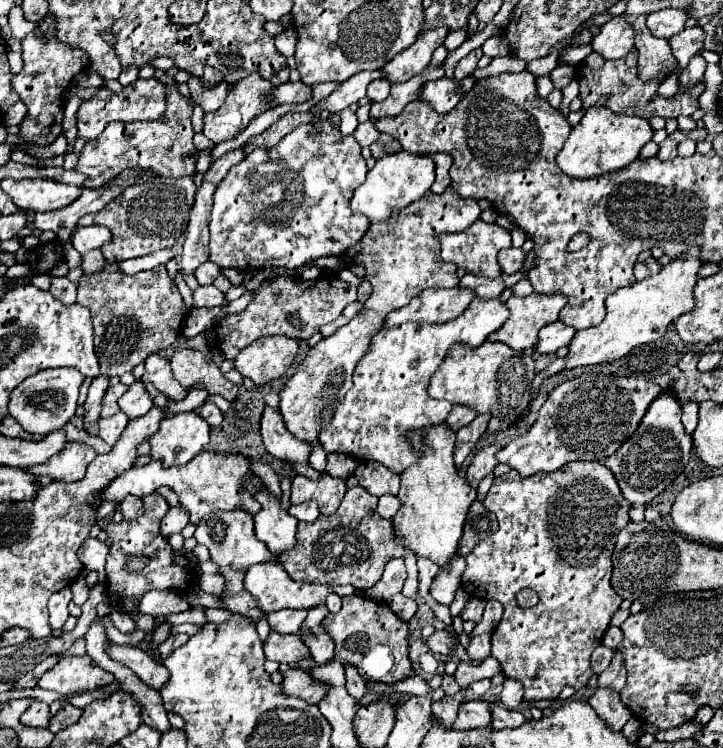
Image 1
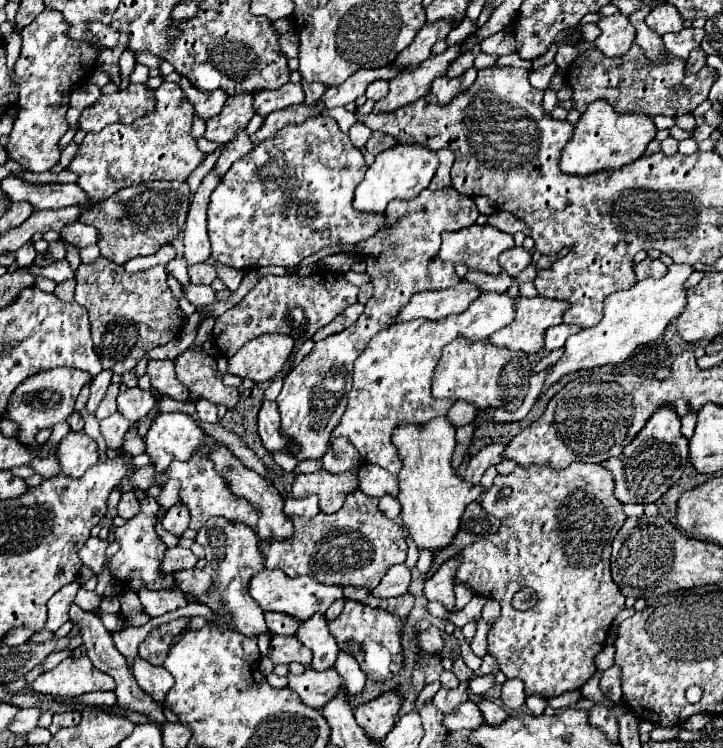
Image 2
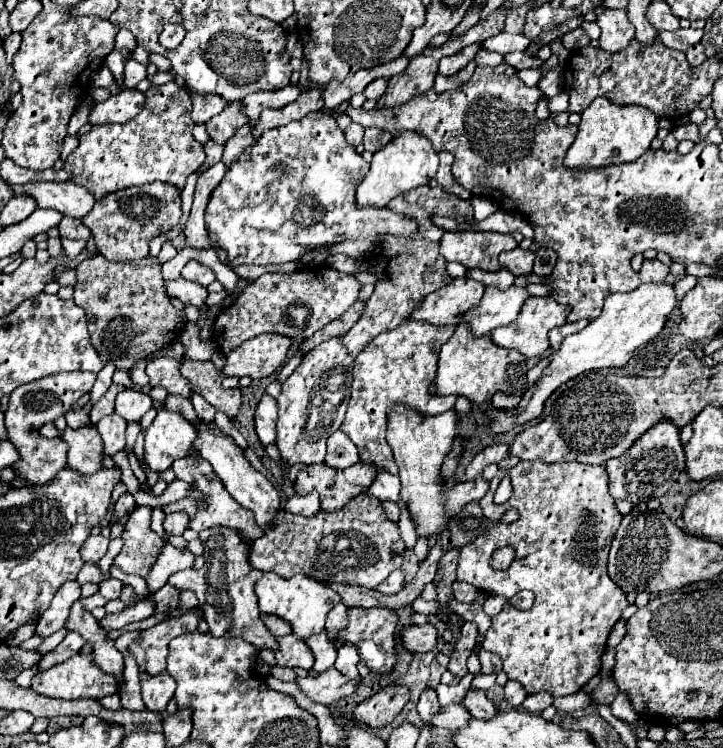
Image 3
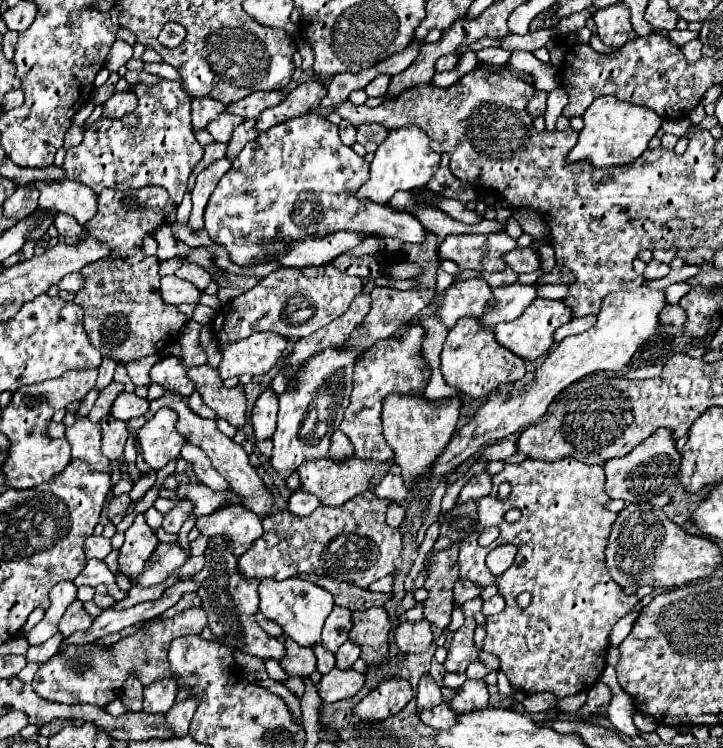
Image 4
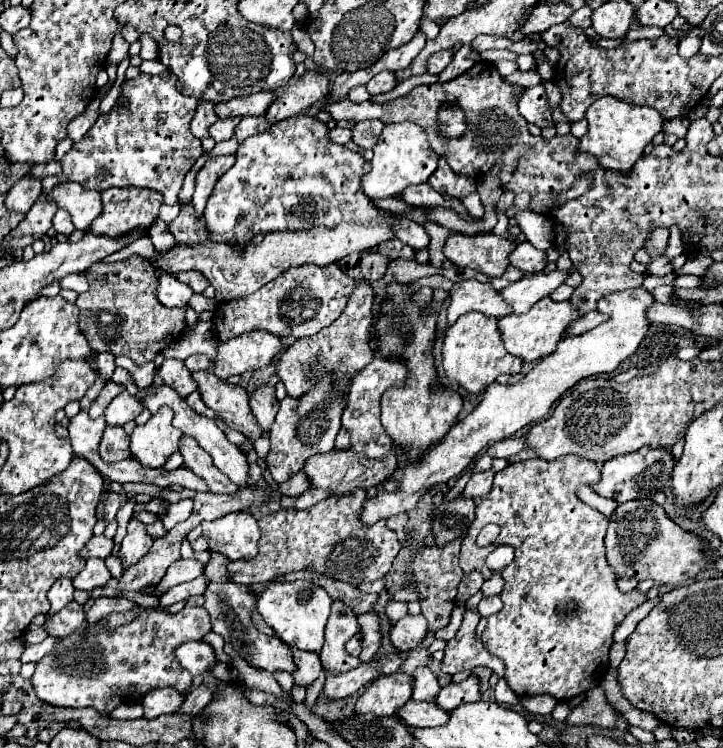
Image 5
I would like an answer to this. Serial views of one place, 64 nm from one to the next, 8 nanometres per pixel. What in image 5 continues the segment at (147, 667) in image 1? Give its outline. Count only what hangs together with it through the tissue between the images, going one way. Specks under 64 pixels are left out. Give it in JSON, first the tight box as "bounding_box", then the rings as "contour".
{"bounding_box":[142,688,184,718],"contour":[[[154,688],[150,692],[146,692],[146,696],[142,698],[142,706],[144,706],[144,718],[156,718],[162,714],[172,714],[182,706],[184,696],[172,688]]]}

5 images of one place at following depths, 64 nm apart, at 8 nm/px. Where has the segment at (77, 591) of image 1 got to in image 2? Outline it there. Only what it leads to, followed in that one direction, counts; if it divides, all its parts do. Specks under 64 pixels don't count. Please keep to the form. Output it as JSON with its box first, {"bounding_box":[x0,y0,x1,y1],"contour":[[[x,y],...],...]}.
{"bounding_box":[74,586,100,606],"contour":[[[80,586],[74,602],[76,602],[78,606],[98,606],[98,604],[100,604],[100,598],[98,598],[94,592],[88,592],[86,588]]]}

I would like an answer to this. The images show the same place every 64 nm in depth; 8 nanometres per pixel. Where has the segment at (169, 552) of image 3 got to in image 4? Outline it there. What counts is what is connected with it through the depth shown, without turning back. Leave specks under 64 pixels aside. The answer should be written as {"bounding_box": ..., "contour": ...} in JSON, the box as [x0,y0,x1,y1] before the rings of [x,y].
{"bounding_box":[138,544,190,586],"contour":[[[158,544],[154,550],[154,556],[150,558],[150,564],[146,564],[146,572],[138,578],[140,586],[156,586],[162,584],[176,568],[184,566],[190,558],[188,552],[184,552],[176,544]]]}

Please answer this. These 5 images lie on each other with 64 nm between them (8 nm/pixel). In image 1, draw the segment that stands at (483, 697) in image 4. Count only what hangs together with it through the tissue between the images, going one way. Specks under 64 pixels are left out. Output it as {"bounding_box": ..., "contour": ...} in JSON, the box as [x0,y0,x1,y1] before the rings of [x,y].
{"bounding_box":[492,704,526,730],"contour":[[[500,704],[494,706],[494,720],[492,720],[492,726],[494,730],[506,730],[506,728],[518,728],[526,722],[524,714],[518,712],[518,710],[508,710]]]}

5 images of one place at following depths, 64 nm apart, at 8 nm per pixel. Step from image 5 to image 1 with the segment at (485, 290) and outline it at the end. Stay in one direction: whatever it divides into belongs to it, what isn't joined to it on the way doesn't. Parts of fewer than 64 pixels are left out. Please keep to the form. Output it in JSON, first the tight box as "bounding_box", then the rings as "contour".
{"bounding_box":[382,288,474,328],"contour":[[[430,288],[416,296],[408,306],[390,312],[382,328],[392,328],[404,322],[426,322],[426,324],[444,324],[458,318],[464,308],[474,300],[474,294],[466,288]]]}

